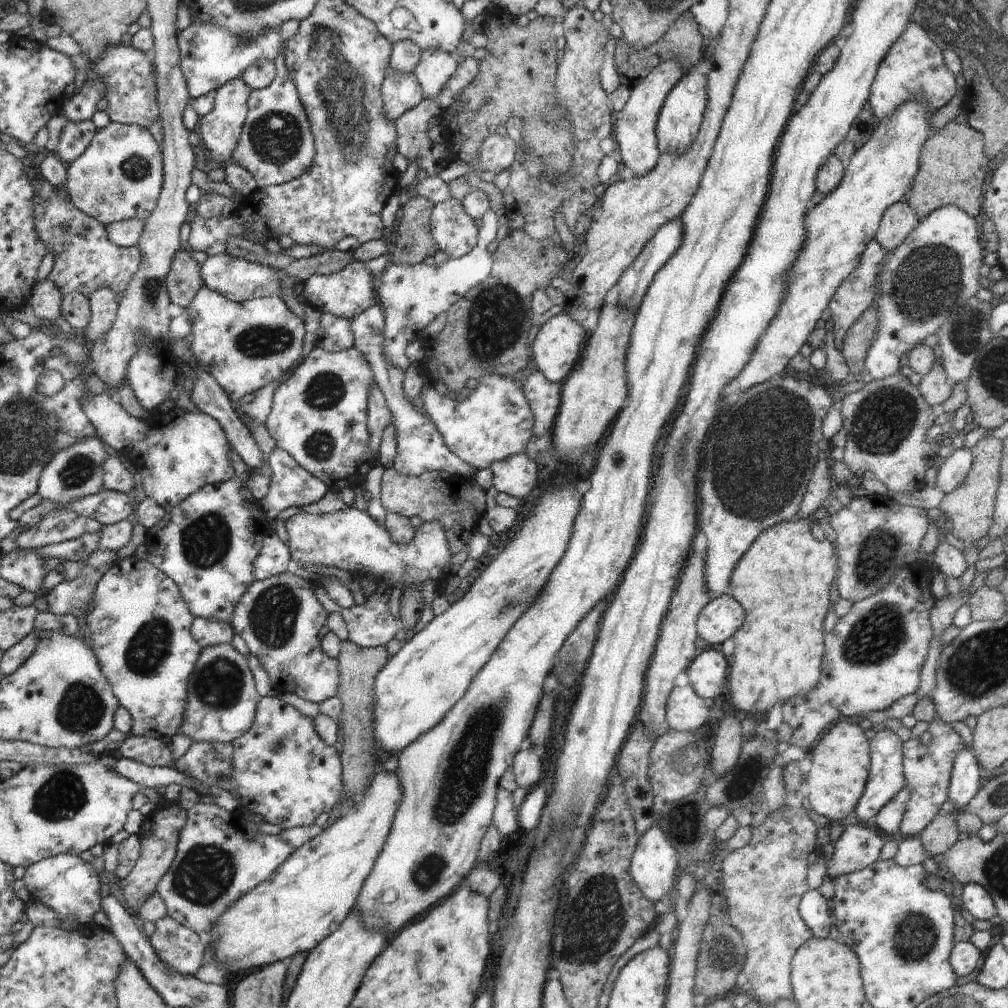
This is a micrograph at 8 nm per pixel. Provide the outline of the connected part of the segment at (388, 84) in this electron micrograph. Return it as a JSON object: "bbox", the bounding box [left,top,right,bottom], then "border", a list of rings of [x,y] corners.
{"bbox":[381,64,423,122],"border":[[[390,64],[384,75],[381,95],[385,115],[394,122],[408,109],[414,108],[423,98],[416,75],[397,71]]]}

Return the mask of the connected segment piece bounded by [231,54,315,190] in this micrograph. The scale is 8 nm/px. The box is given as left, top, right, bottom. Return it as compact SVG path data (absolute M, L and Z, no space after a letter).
M279 54L273 61L277 73L272 84L263 89L250 91L247 117L231 156L232 162L253 176L260 190L302 176L309 169L315 155L311 126L296 85L286 68L284 55Z

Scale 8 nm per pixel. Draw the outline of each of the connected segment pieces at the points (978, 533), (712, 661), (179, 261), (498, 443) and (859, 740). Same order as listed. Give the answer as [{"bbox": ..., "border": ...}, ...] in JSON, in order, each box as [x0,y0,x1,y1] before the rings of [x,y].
[{"bbox":[939,436,1002,545],"border":[[[985,436],[972,448],[973,461],[966,480],[954,492],[946,493],[939,509],[943,519],[949,518],[952,522],[952,535],[964,541],[967,545],[989,534],[995,511],[995,498],[1001,479],[1000,467],[1002,460],[1002,440]]]},{"bbox":[685,648,728,698],"border":[[[716,648],[701,650],[685,670],[689,685],[700,698],[716,698],[725,691],[728,660]]]},{"bbox":[166,248,205,308],"border":[[[182,248],[174,255],[166,284],[171,302],[185,308],[192,304],[196,293],[205,286],[201,265],[192,258],[187,248]]]},{"bbox":[418,375,534,472],"border":[[[489,375],[478,379],[478,387],[462,402],[455,401],[451,394],[440,396],[432,385],[425,384],[418,406],[433,422],[443,436],[444,443],[450,451],[455,453],[477,472],[479,469],[489,468],[492,462],[504,461],[515,455],[526,452],[528,443],[533,436],[534,416],[526,401],[526,394],[514,379],[501,375]]]},{"bbox":[804,721,871,823],"border":[[[852,721],[838,722],[814,744],[813,765],[804,781],[804,793],[811,810],[837,823],[854,812],[869,775],[871,758],[864,730]]]}]

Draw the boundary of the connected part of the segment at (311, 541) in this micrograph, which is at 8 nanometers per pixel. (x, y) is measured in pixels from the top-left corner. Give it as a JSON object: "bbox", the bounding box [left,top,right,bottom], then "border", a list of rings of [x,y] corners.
{"bbox":[286,507,454,633],"border":[[[349,507],[346,511],[335,514],[312,515],[311,513],[299,513],[286,520],[288,531],[288,547],[291,560],[298,563],[299,567],[311,570],[315,566],[326,568],[338,568],[346,570],[358,578],[367,573],[375,575],[379,584],[389,580],[389,588],[404,581],[402,590],[408,585],[418,585],[424,602],[424,609],[414,629],[415,633],[423,630],[435,617],[433,602],[438,595],[444,594],[446,579],[443,579],[443,569],[449,564],[454,555],[450,555],[445,531],[439,521],[422,523],[416,529],[414,539],[404,547],[398,547],[389,536],[389,533],[380,527],[375,518],[368,512],[362,512]]]}

